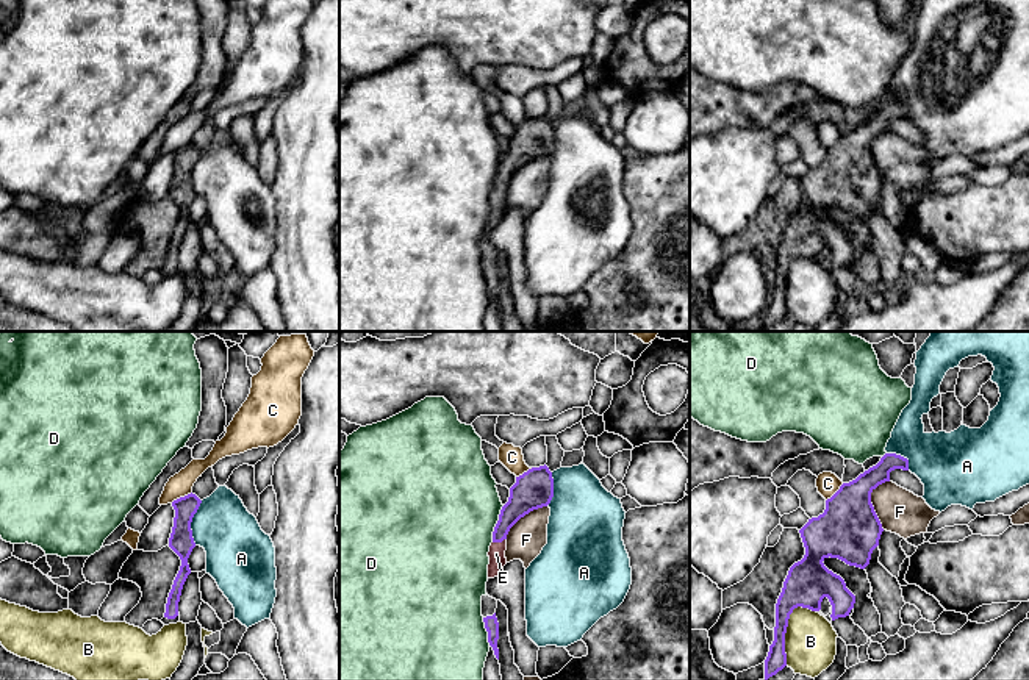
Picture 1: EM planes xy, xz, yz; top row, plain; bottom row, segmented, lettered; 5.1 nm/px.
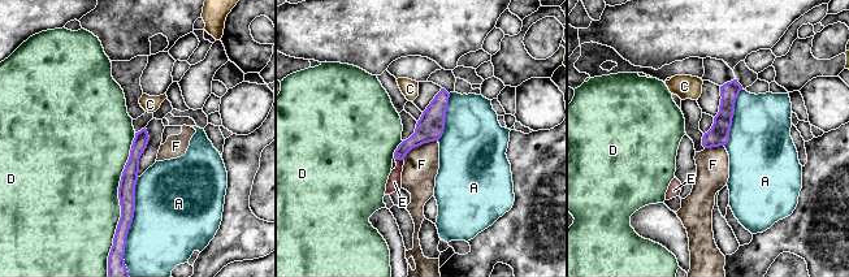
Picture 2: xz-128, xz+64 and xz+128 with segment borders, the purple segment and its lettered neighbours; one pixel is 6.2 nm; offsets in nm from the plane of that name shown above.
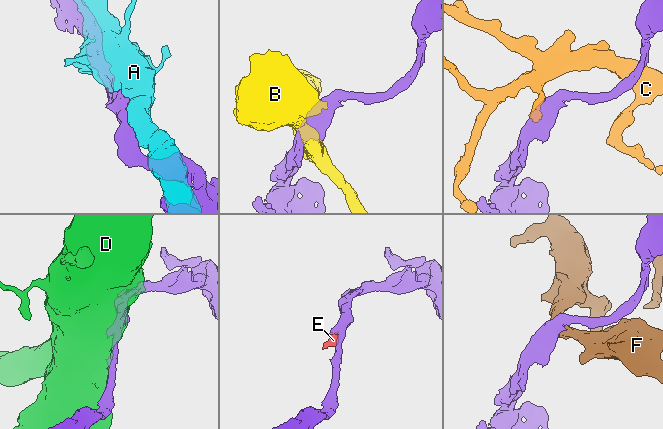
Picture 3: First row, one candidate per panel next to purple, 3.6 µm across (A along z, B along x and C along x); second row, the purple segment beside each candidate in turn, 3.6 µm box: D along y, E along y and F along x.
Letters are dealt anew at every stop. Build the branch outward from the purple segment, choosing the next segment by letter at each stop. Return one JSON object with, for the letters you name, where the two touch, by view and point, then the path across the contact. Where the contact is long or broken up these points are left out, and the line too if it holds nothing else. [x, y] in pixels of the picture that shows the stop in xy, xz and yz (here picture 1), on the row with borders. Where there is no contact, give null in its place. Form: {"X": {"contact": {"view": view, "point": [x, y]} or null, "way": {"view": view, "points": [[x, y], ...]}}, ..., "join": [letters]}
{"E": {"contact": {"view": "xz", "point": [499, 541]}, "way": {"view": "xz", "points": [[523, 499], [507, 518], [499, 541], [496, 554]]}}, "join": ["E"]}

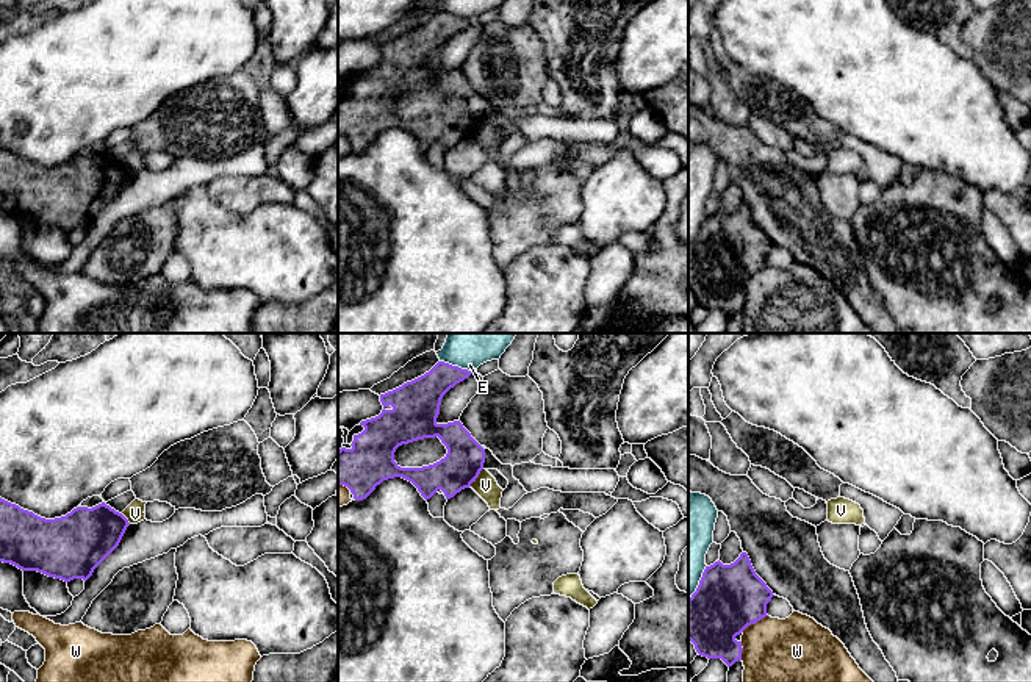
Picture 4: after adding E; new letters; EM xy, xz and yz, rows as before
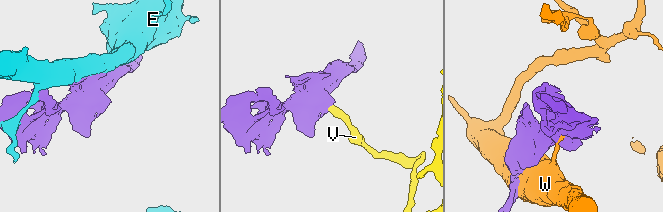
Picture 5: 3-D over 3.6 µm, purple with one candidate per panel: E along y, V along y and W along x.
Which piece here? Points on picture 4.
{"join": []}

